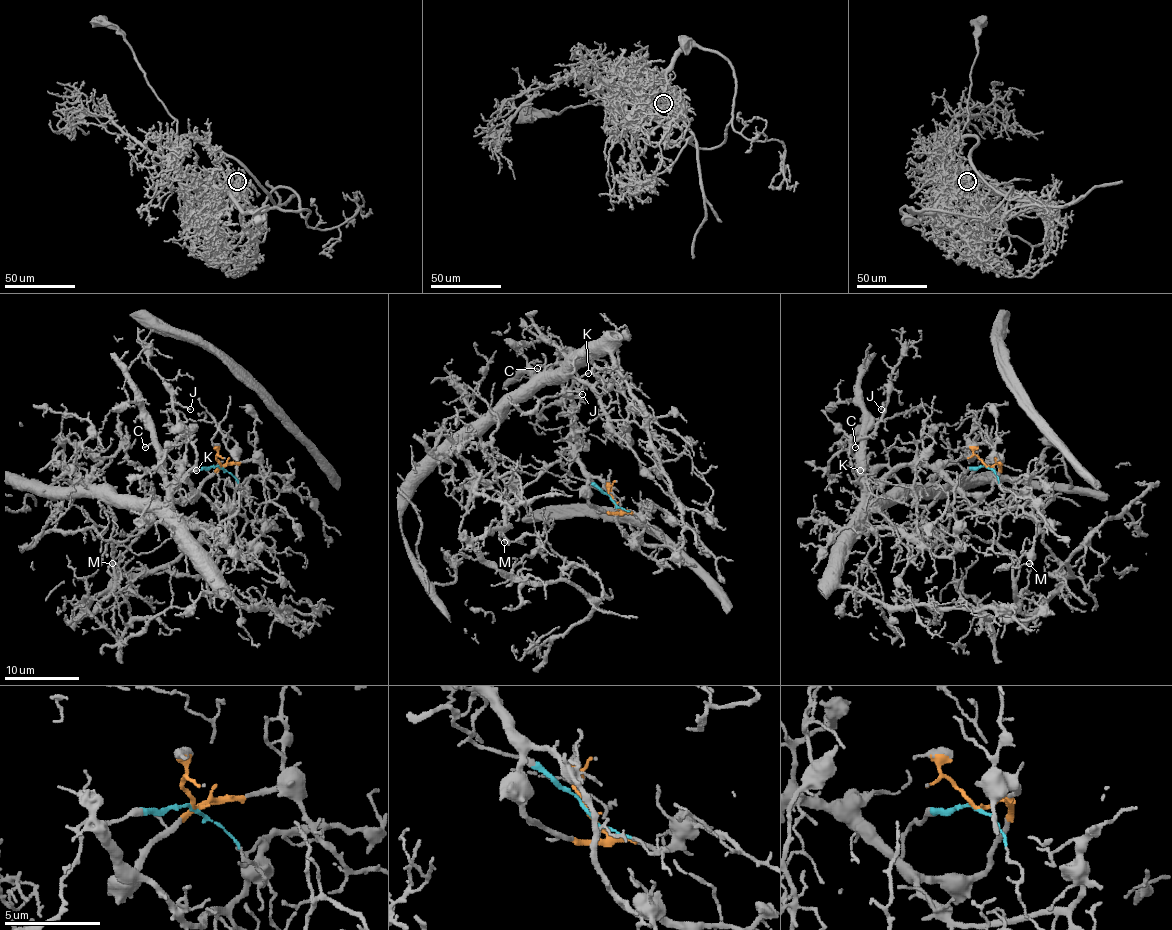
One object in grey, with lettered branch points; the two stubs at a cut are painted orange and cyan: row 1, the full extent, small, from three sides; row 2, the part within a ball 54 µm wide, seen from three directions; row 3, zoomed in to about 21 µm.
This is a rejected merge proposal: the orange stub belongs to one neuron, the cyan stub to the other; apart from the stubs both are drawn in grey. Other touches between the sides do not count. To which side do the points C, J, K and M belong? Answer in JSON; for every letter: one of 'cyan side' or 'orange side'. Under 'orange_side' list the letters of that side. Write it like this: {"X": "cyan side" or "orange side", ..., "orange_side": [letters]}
{"C": "orange side", "J": "orange side", "K": "orange side", "M": "cyan side", "orange_side": ["C", "J", "K"]}

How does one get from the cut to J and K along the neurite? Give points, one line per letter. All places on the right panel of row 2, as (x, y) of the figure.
J: (987, 467), (1000, 467), (987, 493), (894, 465), (868, 489), (851, 450), (881, 410)
K: (987, 467), (1000, 467), (987, 493), (959, 491), (922, 465), (894, 465), (866, 489), (858, 482), (860, 471)

